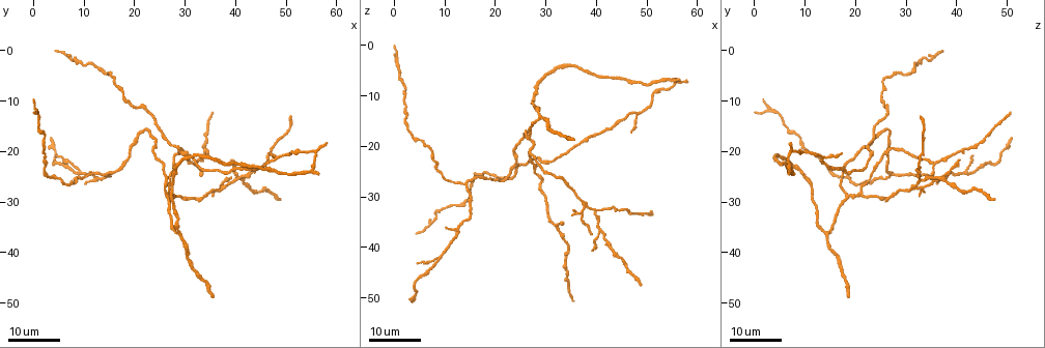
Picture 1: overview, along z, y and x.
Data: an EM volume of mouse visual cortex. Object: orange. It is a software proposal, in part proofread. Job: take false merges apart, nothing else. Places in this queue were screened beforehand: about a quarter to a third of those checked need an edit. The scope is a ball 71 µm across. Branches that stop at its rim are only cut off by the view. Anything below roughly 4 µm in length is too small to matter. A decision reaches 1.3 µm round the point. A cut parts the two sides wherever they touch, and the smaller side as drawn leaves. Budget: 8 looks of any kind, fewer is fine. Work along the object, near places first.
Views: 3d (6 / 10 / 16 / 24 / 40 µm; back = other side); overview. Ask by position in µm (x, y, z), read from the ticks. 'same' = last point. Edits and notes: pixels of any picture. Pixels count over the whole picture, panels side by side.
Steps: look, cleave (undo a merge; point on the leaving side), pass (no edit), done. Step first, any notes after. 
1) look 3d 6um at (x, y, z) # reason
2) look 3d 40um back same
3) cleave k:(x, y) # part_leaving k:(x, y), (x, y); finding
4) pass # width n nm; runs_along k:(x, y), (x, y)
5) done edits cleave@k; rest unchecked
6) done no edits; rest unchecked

look 3d 16um at (9.0, 24.0, 42.5) # three-way junction

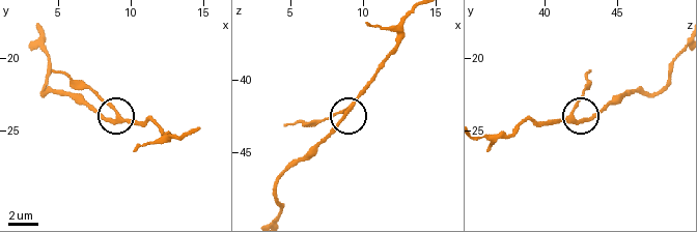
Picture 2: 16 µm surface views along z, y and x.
look 3d 6um at (9.2, 24.0, 42.0)

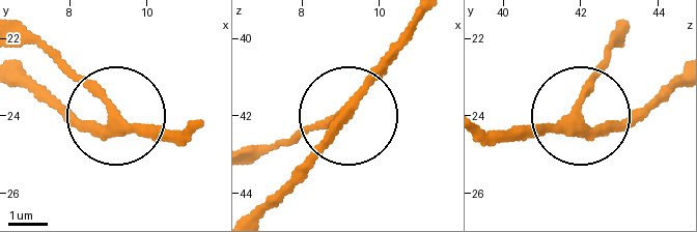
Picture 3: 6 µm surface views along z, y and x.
pass # arms 3; runs_along 3:(485, 133), (545, 133), (575, 119), (611, 47); all the same cell

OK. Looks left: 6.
look 3d 24um at (29.0, 36.0, 14.5) # three arms meet

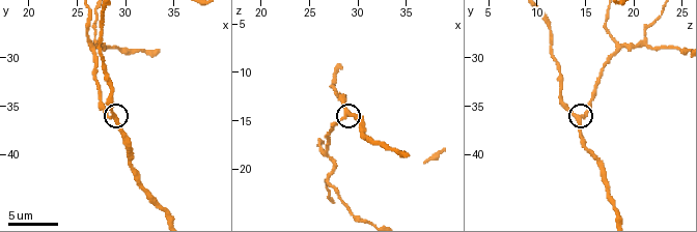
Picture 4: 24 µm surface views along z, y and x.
look 3d 6um at (28.8, 36.4, 14.8)

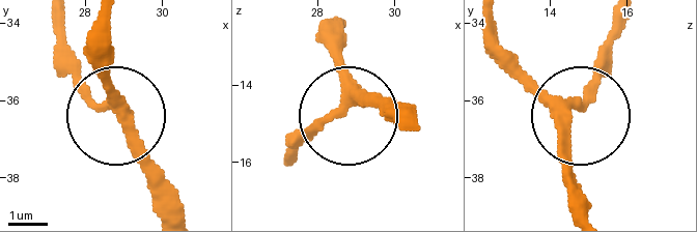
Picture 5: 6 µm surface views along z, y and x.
pass # arms 3; all the same cell

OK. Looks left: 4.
look 3d 16um at (37.5, 27.0, 31.5) # two arms in line, one across

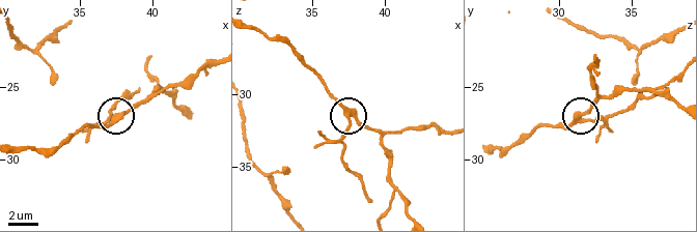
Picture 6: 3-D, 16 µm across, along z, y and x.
look 3d 10um at (38.0, 26.8, 31.4)

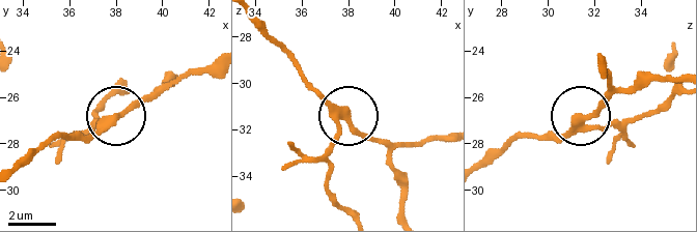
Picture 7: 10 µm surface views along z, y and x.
pass # side_arm 8 um; arms 3; continuous, no second cell

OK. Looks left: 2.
look 3d 24um at (41.0, 26.0, 37.5) # thin arm on a thick one

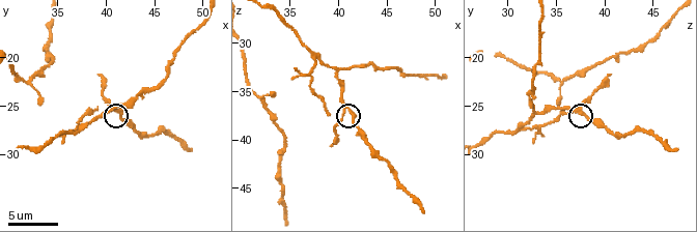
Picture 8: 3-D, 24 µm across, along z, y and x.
look 3d 10um at (41.0, 25.4, 37.0)

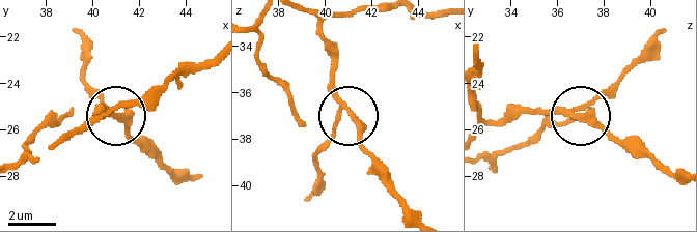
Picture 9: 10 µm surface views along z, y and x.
pass # all the same cell

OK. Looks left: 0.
done no edits; rest unchecked

